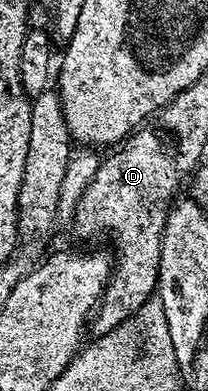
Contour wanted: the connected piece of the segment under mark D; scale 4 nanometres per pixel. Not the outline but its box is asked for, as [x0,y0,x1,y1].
[74,127,181,337]

